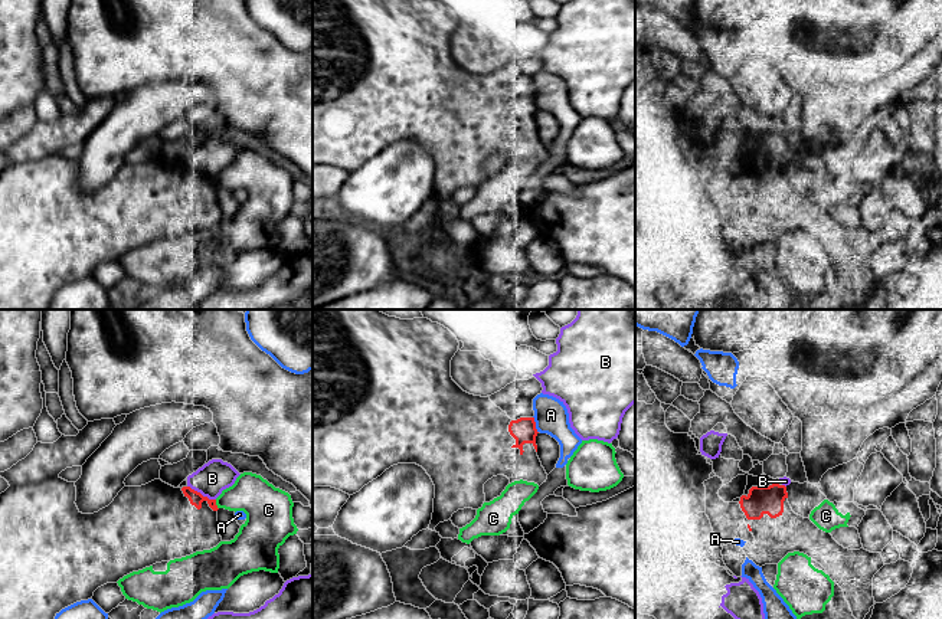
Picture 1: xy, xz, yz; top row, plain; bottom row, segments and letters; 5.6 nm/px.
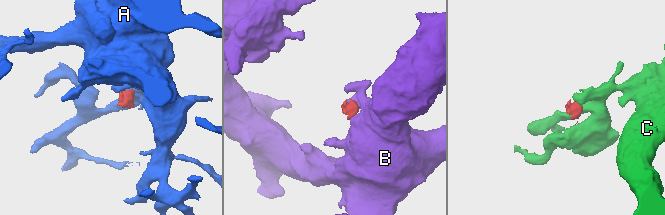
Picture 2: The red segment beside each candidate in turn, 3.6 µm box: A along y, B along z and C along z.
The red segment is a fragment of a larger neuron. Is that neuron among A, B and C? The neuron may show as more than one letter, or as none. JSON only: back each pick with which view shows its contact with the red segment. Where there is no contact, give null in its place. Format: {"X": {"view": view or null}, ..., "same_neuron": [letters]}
{"same_neuron": []}

